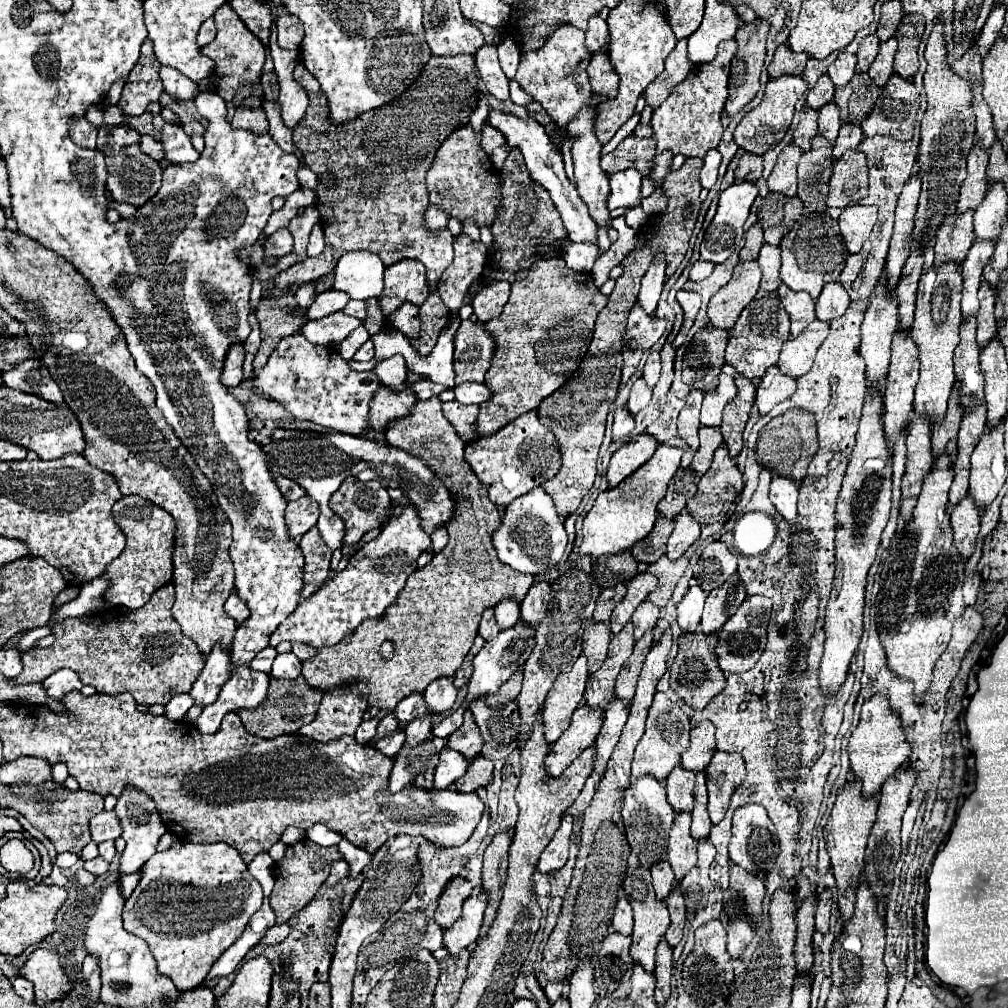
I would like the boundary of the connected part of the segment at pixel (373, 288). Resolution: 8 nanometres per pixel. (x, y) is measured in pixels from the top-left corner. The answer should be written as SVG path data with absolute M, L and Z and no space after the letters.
M347 252L341 256L341 260L337 262L335 270L333 270L333 288L351 294L351 298L355 300L367 300L371 296L379 298L379 294L383 292L383 262L377 254L371 252Z

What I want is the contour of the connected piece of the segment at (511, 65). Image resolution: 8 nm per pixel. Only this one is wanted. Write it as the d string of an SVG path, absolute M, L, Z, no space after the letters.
M501 34L501 42L497 44L497 52L499 52L499 62L501 62L501 70L505 72L507 78L515 76L517 64L519 64L519 50L515 42L503 42L503 34Z

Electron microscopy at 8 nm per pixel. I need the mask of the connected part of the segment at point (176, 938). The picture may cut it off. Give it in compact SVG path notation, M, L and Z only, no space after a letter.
M223 842L175 844L165 852L153 854L143 864L141 872L141 880L123 908L123 928L147 942L151 954L155 956L159 974L171 978L179 992L193 990L203 984L211 962L215 962L215 958L219 958L231 946L231 942L243 934L249 918L261 908L263 890L259 882L251 878L241 854Z

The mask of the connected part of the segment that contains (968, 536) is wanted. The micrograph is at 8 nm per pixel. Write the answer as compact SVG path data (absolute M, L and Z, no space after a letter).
M965 496L955 510L951 510L951 528L953 528L953 546L959 556L967 560L975 550L975 540L979 532L981 510L971 502L971 496Z

